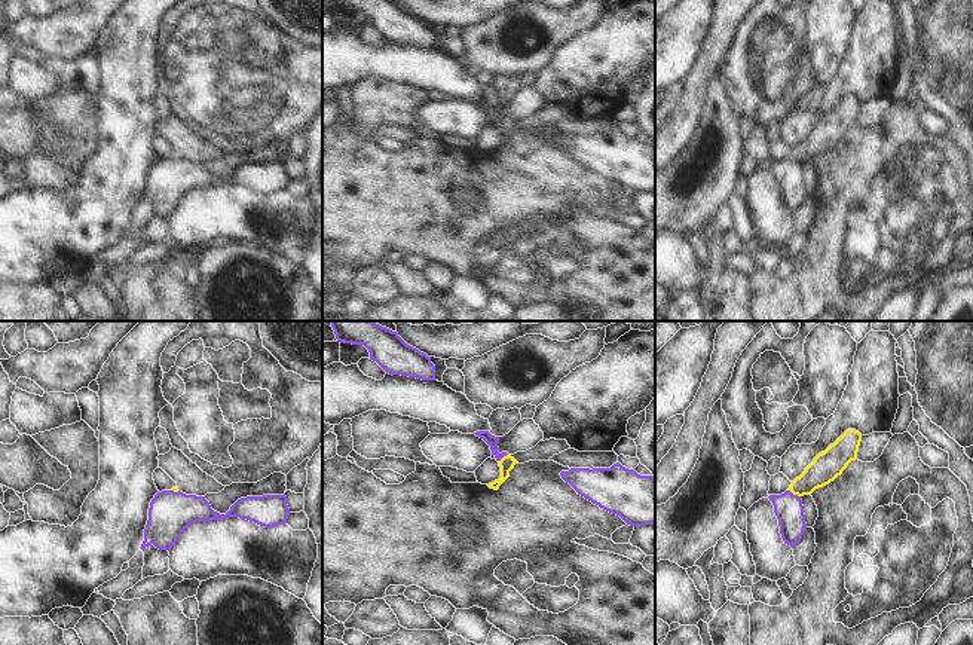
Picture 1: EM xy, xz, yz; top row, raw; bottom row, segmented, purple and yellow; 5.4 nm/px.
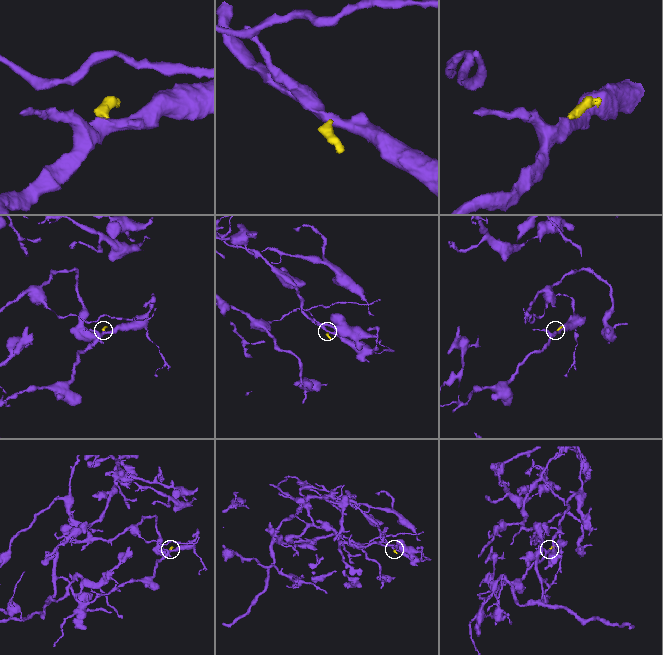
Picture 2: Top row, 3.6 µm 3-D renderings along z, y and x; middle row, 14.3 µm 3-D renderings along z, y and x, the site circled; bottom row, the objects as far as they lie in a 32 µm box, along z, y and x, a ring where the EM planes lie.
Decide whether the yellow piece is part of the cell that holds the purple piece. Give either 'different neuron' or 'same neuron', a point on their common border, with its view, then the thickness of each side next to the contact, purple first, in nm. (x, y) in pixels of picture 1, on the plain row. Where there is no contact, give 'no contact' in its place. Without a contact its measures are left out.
different neuron | yz (795, 162) | 160/160 nm

